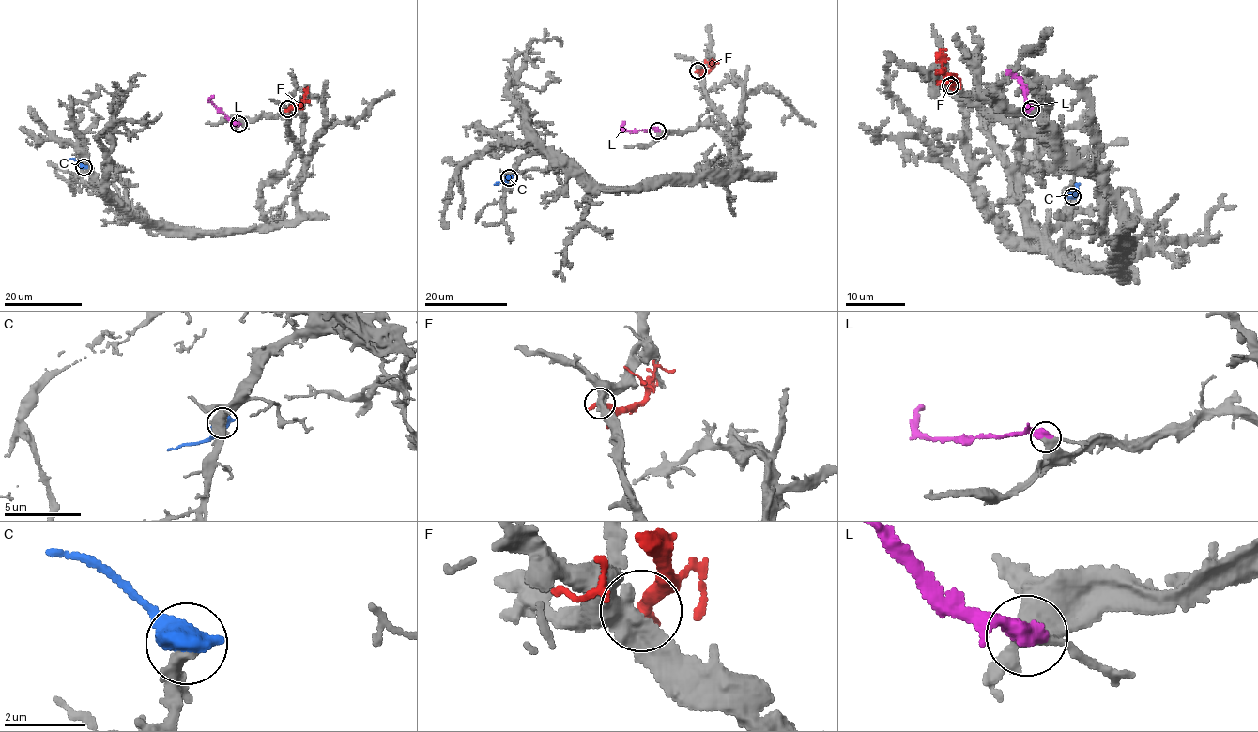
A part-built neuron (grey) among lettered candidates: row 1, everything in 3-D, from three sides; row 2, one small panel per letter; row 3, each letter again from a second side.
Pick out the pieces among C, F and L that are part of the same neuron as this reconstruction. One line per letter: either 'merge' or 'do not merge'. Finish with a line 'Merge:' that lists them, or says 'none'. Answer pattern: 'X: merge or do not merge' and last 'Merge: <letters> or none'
C: do not merge
F: do not merge
L: merge
Merge: L

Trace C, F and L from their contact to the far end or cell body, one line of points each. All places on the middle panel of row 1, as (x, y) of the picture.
C: (508, 176), (503, 182), (494, 185)
F: (698, 70), (706, 71), (713, 63)
L: (657, 130), (627, 131), (624, 129), (624, 122)

